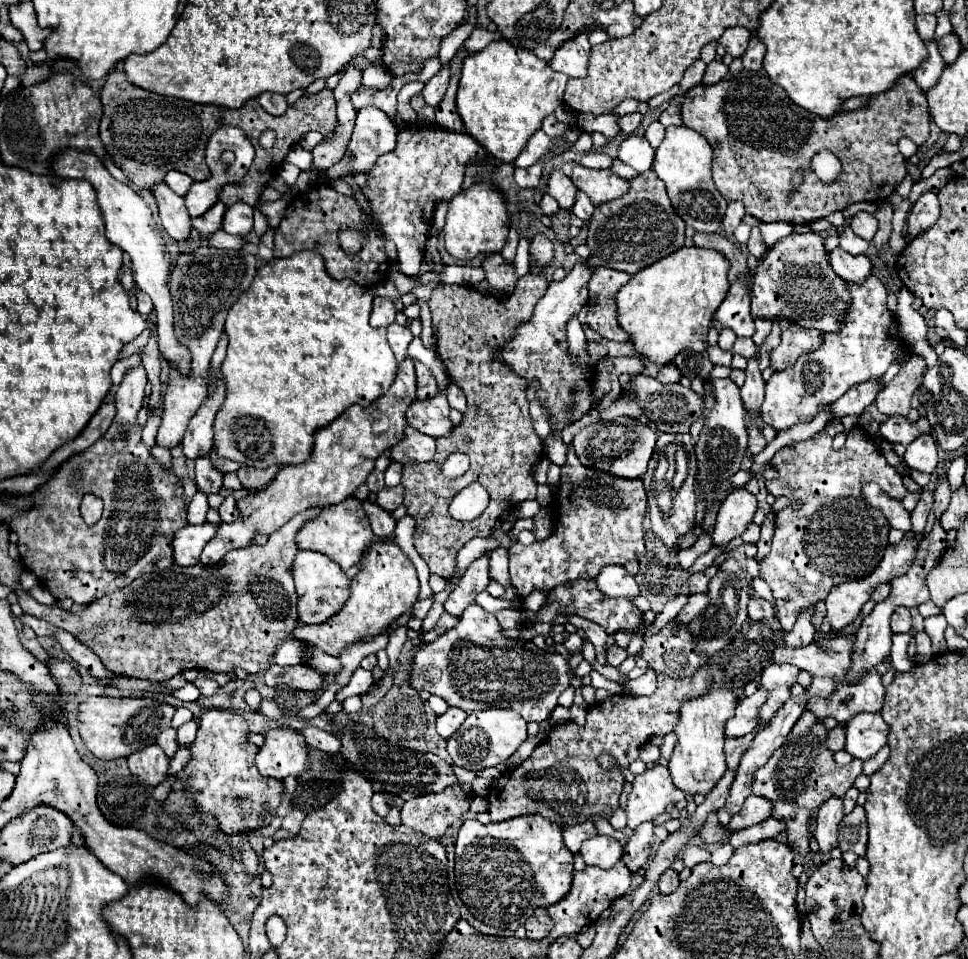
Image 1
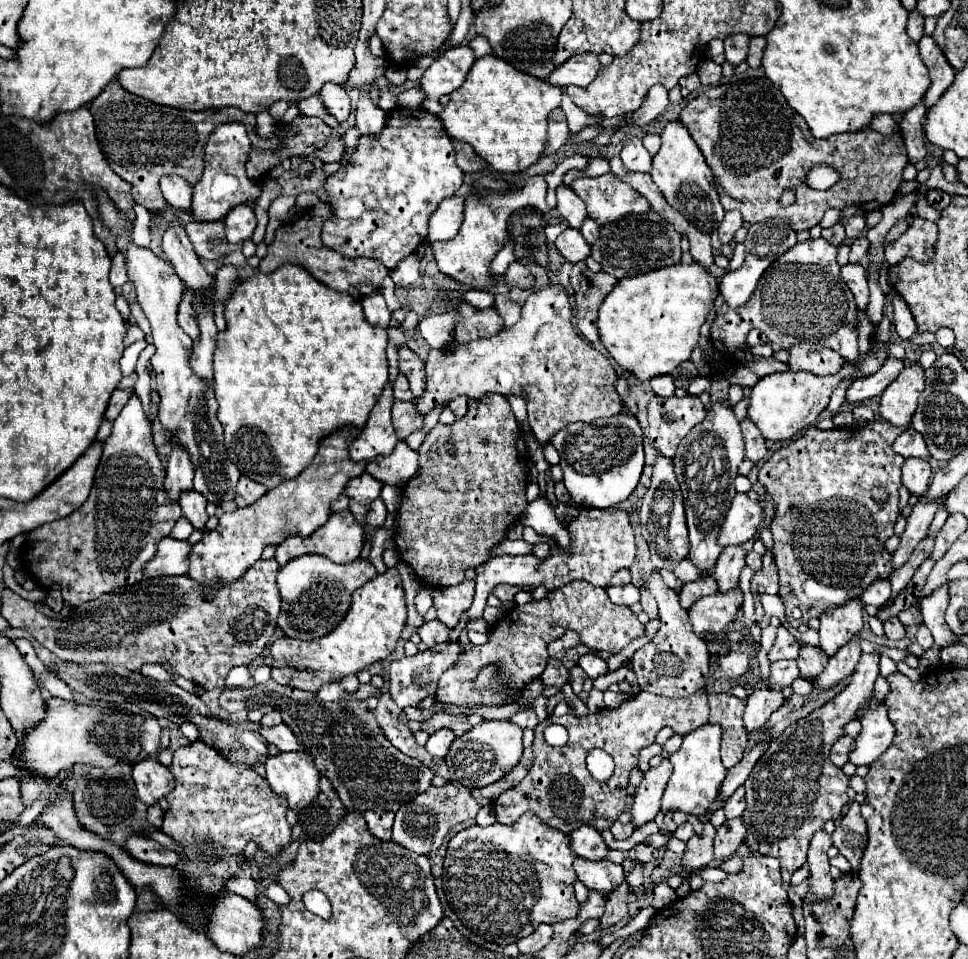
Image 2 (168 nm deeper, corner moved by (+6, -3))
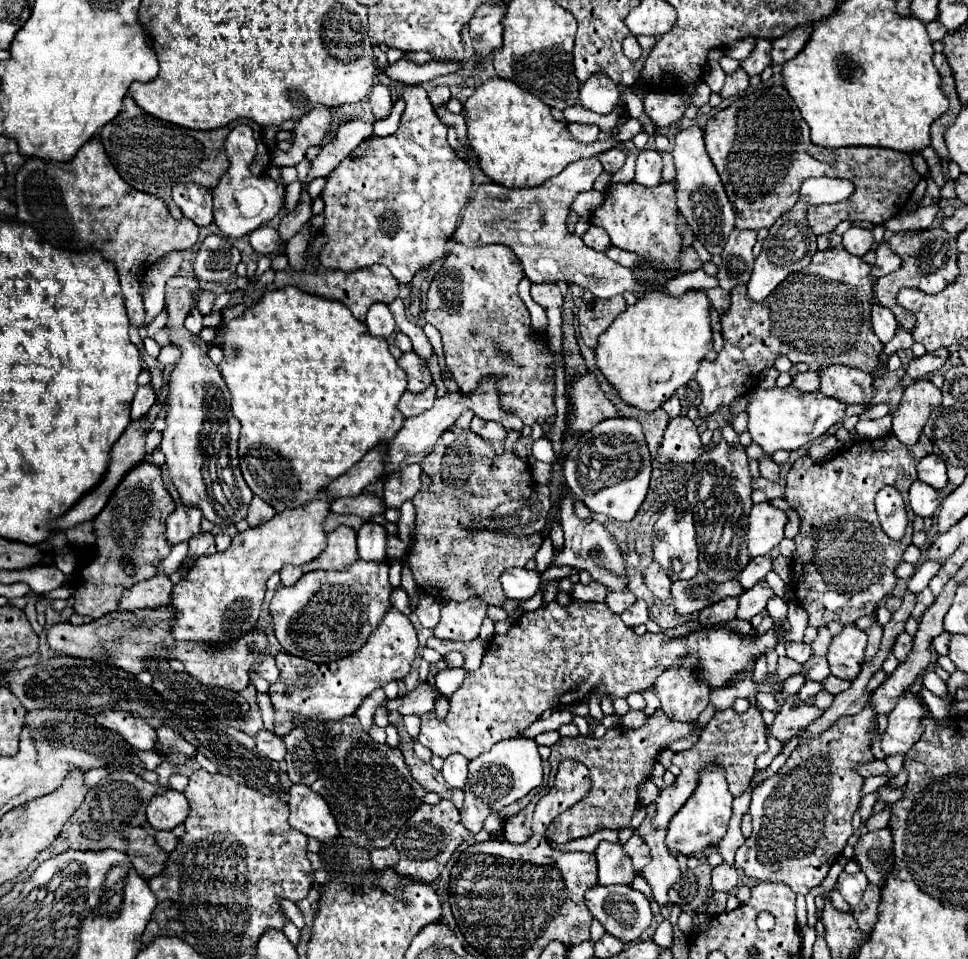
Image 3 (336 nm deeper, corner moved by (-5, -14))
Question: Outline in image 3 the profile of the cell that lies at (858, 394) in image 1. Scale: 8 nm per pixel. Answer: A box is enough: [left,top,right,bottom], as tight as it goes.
[899,348,949,388]

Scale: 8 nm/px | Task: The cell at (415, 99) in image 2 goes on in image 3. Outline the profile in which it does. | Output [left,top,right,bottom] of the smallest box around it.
[429,86,451,108]

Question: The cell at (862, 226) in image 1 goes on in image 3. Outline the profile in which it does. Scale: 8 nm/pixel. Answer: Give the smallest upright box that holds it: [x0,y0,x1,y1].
[843,226,873,256]

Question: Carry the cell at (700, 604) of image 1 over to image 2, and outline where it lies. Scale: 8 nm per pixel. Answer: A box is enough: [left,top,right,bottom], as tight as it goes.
[688,589,744,639]

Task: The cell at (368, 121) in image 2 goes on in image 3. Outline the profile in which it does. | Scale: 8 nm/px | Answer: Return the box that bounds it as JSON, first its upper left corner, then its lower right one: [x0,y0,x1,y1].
[369,84,393,118]

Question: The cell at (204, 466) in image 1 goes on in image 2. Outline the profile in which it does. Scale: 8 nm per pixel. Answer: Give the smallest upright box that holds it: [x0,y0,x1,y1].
[180,491,208,531]

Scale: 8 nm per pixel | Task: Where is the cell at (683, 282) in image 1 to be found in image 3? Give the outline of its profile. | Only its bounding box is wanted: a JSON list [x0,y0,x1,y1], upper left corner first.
[595,288,713,412]

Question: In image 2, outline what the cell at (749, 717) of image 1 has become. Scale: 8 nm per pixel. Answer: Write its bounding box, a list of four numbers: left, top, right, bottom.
[744,687,784,731]

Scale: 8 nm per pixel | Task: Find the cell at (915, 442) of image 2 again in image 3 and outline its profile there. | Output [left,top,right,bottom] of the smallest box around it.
[917,454,947,490]

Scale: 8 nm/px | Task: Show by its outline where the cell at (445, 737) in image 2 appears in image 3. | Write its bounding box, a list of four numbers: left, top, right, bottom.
[441,754,469,788]

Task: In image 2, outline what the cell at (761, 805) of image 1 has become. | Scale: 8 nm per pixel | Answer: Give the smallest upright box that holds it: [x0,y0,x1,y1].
[714,817,746,861]

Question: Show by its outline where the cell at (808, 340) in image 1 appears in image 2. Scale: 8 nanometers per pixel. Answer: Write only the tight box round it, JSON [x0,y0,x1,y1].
[788,343,844,375]

